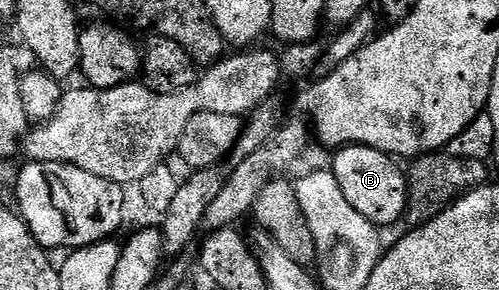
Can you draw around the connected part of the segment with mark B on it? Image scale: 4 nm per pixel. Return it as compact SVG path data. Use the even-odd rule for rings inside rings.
M347 145L335 150L332 170L340 190L344 192L348 205L360 213L360 217L368 217L375 227L385 229L401 220L406 213L406 180L407 176L398 168L399 160L383 151L371 147Z

